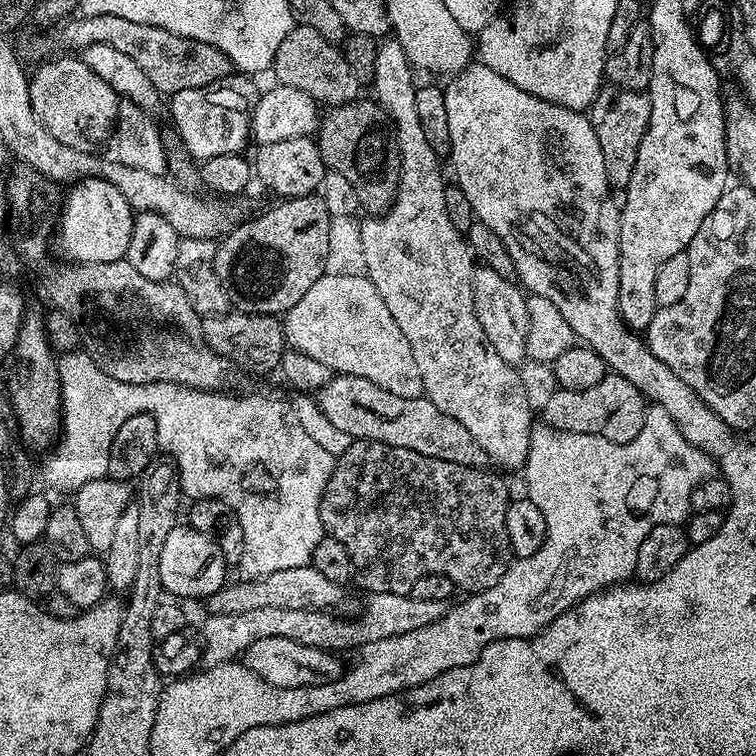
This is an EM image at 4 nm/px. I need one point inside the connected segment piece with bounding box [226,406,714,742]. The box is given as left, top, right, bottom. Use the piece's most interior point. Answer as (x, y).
(600, 499)

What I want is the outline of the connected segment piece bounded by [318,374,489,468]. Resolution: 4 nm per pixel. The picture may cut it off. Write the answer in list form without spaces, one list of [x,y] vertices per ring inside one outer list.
[[[333,375],[318,393],[318,405],[322,414],[338,426],[353,440],[373,440],[386,446],[402,446],[430,458],[442,458],[446,462],[458,462],[458,466],[484,468],[489,463],[486,450],[474,442],[470,430],[450,414],[442,414],[434,402],[424,396],[418,398],[398,398],[382,386],[374,386],[366,378]]]

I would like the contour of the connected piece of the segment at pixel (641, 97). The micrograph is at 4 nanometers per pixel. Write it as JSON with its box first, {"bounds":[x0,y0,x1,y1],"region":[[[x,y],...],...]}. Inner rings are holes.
{"bounds":[590,87,650,189],"region":[[[601,87],[590,109],[594,134],[598,134],[598,146],[602,146],[602,158],[606,162],[606,178],[613,189],[627,189],[634,174],[634,162],[638,162],[638,146],[650,126],[650,98],[644,92],[625,88]]]}

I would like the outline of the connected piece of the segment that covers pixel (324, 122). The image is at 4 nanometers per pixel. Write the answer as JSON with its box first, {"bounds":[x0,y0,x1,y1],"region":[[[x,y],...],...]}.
{"bounds":[314,98,400,214],"region":[[[357,98],[348,104],[338,104],[327,109],[323,113],[318,124],[318,131],[314,139],[320,153],[325,169],[330,172],[343,174],[350,186],[354,186],[354,194],[358,194],[360,208],[368,214],[383,214],[396,201],[396,187],[400,185],[400,149],[396,147],[393,137],[384,133],[386,128],[386,116],[379,104],[371,99]]]}

